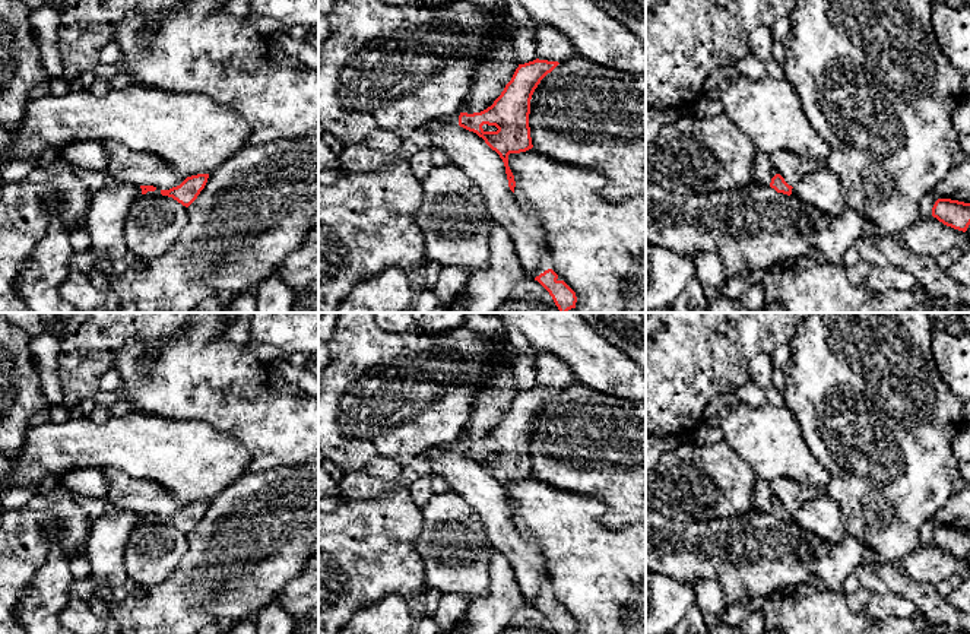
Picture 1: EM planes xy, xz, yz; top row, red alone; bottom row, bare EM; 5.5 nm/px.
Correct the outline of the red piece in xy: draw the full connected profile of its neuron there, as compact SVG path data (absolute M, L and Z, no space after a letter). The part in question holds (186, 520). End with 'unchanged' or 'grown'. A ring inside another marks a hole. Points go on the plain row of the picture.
M197 501L187 504L180 513L172 514L169 517L159 517L153 513L140 513L142 522L150 523L168 523L188 535L200 522L207 510L209 501Z | grown

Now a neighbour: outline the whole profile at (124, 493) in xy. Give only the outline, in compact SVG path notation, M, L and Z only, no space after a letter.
M105 467L101 472L105 479L105 498L117 510L153 513L159 517L169 517L187 505L156 482L131 478L114 467Z

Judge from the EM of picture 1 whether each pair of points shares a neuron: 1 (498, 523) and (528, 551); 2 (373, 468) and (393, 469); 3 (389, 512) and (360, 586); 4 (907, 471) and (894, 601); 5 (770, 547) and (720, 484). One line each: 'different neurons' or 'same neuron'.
1: same neuron
2: same neuron
3: same neuron
4: different neurons
5: different neurons

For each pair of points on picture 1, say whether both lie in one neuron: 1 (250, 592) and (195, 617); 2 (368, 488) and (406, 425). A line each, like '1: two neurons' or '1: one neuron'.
1: one neuron
2: two neurons

